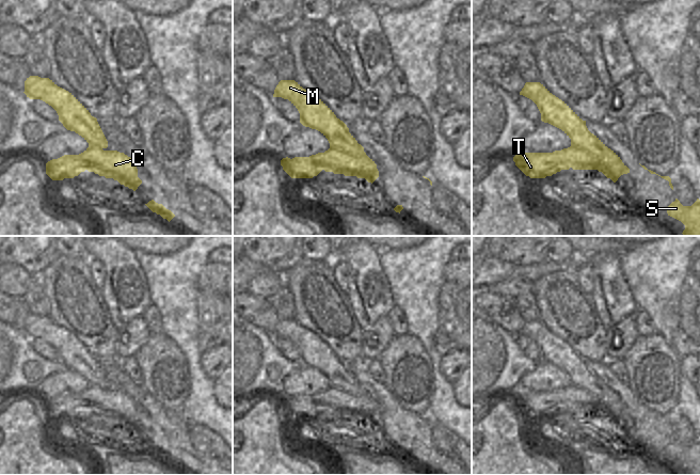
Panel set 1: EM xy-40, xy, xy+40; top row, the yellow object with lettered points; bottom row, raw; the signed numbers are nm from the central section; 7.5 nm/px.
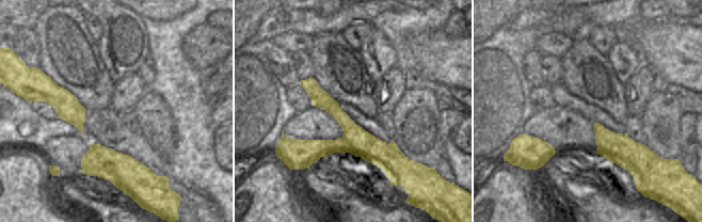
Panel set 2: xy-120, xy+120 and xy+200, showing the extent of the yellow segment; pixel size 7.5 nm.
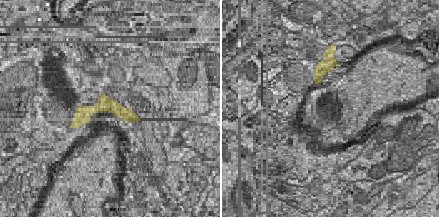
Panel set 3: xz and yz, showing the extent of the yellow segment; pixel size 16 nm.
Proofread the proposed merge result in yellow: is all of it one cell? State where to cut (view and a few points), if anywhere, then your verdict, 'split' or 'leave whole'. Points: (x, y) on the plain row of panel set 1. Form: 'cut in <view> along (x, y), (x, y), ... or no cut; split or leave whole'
cut in xy along (330, 386), (336, 386), (354, 395), (367, 395); split

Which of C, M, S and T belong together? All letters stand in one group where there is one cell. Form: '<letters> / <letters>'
C T / M S

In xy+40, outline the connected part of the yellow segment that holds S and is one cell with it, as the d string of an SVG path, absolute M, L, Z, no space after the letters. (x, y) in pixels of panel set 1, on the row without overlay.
M678 438L667 446L668 455L685 464L684 475L700 475L700 439L691 445L683 445Z

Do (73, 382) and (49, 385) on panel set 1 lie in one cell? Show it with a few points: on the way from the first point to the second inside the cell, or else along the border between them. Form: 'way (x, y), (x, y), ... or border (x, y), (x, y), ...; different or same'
way (67, 382), (54, 385); same

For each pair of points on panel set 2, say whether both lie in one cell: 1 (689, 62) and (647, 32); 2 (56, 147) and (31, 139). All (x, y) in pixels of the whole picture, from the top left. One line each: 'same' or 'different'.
1: same
2: different

